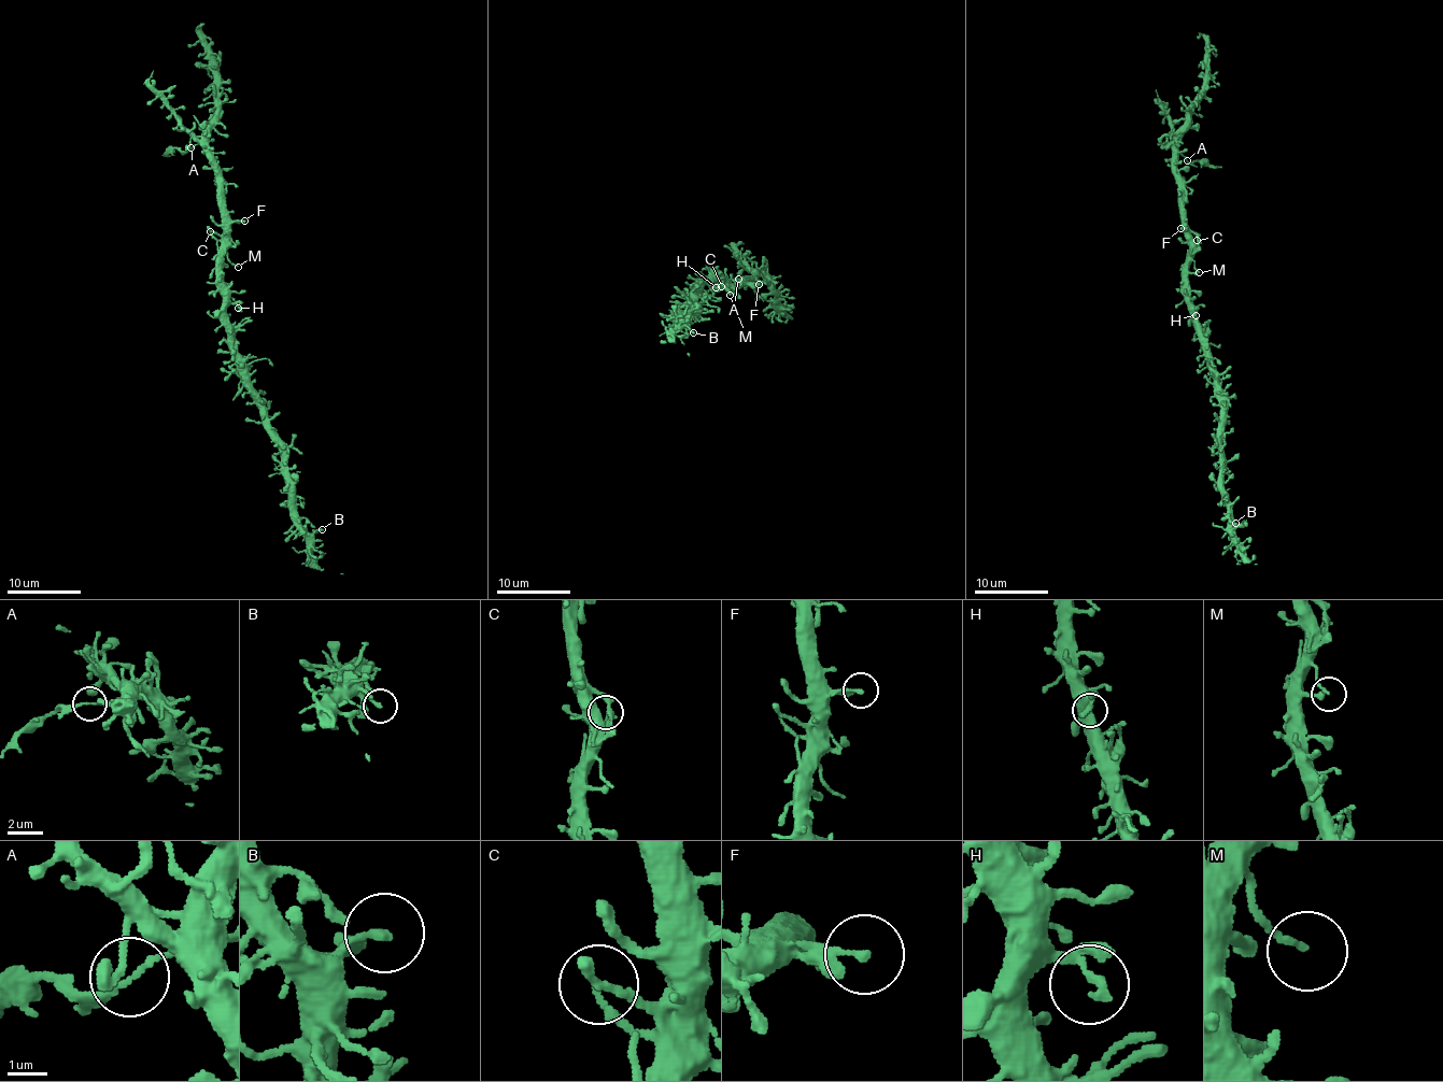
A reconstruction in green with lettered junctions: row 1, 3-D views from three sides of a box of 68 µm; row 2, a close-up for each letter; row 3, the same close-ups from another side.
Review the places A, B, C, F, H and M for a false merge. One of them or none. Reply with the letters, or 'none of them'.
A

